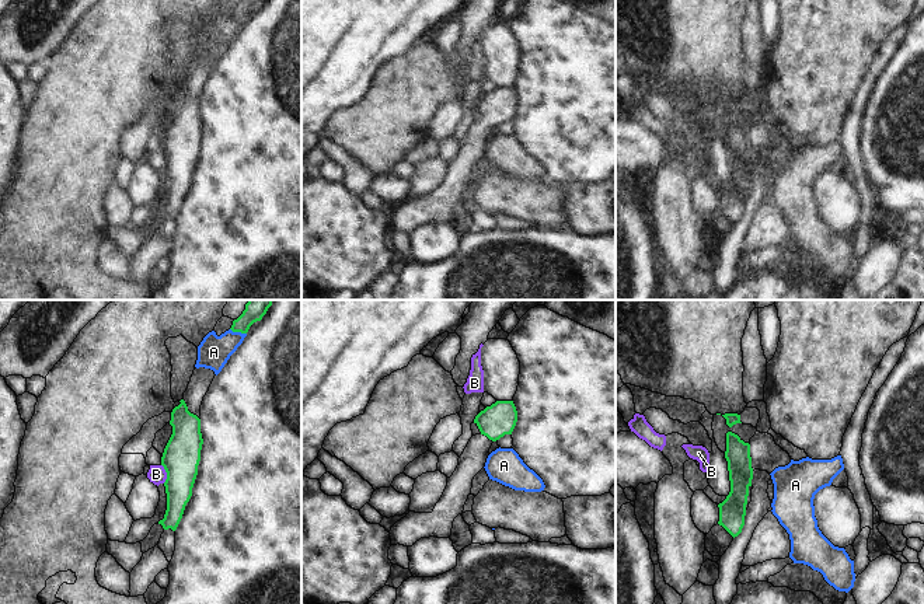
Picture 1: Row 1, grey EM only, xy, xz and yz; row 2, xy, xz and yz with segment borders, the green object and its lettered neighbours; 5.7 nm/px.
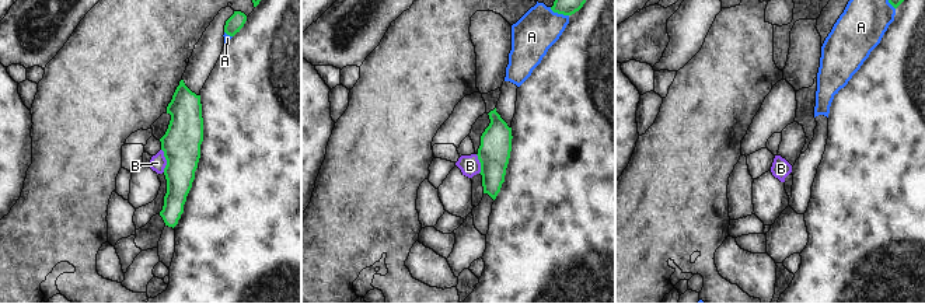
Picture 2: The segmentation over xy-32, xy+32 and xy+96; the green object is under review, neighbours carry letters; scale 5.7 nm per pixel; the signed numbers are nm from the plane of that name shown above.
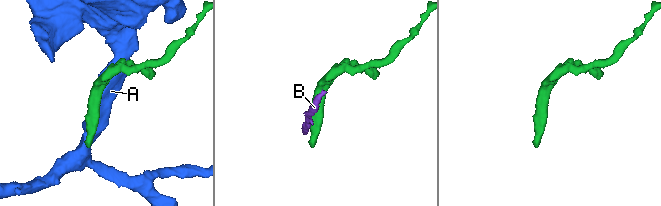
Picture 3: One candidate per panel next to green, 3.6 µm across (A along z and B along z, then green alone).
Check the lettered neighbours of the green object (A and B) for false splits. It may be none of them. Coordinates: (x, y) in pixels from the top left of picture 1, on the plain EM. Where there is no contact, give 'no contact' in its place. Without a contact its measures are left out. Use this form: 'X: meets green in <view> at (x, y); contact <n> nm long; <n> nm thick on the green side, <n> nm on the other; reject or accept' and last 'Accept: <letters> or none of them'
A: meets green in xy at (239, 17); contact 100 nm long; 90 nm thick on the green side, 190 nm on the other; reject
B: meets green in xy at (167, 160); contact 110 nm long; 220 nm thick on the green side, 100 nm on the other; reject
Accept: none of them

